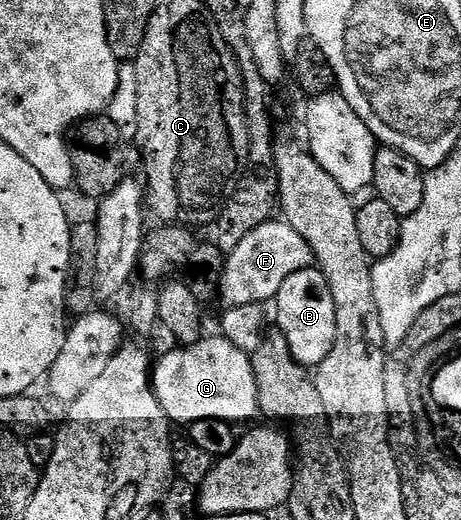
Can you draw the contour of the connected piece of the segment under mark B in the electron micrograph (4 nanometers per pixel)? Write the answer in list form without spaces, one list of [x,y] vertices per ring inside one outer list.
[[[317,266],[305,267],[304,270],[289,275],[284,285],[280,285],[277,303],[278,327],[286,334],[285,346],[294,355],[297,363],[307,369],[317,368],[324,357],[332,353],[332,345],[336,341],[336,313],[329,281]]]

